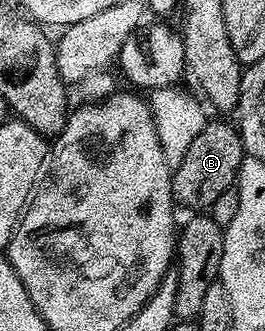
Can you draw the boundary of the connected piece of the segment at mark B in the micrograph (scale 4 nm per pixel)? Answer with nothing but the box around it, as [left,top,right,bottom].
[170,122,243,209]

